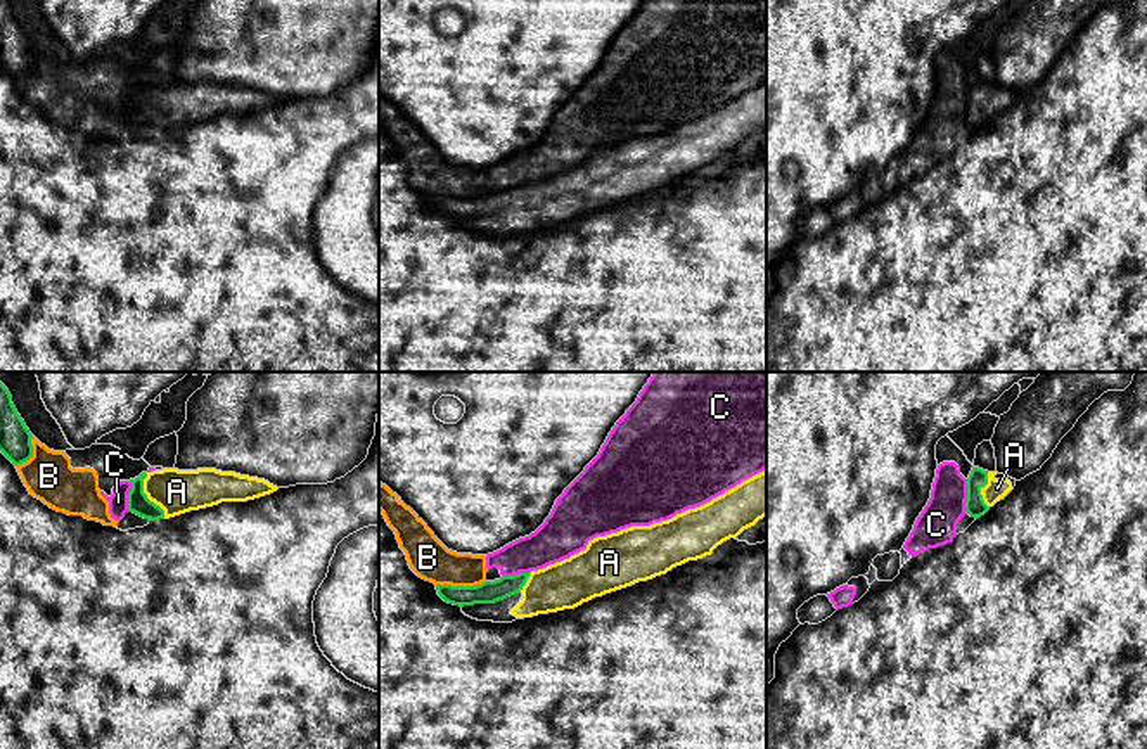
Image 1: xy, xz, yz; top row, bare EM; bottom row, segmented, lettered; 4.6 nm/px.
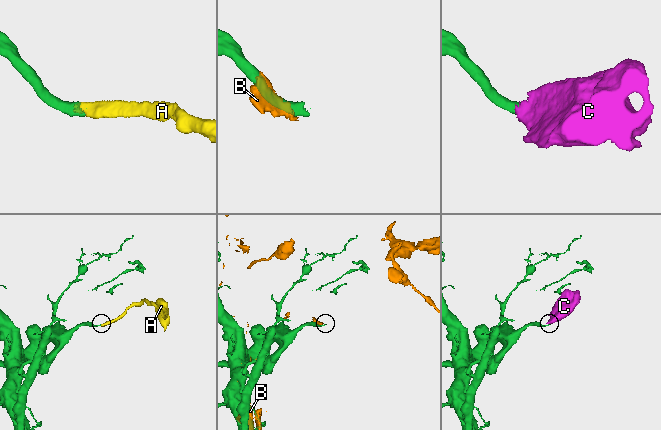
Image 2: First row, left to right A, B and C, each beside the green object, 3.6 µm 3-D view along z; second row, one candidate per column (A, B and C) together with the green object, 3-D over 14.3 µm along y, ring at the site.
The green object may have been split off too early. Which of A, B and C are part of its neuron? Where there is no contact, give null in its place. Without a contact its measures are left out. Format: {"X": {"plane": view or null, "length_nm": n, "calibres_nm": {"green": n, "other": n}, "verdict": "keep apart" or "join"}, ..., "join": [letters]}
{"A": {"plane": "xy", "length_nm": 240, "calibres_nm": {"green": 100, "other": 200}, "verdict": "join"}, "B": {"plane": "xz", "length_nm": 240, "calibres_nm": {"green": 110, "other": 190}, "verdict": "keep apart"}, "C": {"plane": "yz", "length_nm": 160, "calibres_nm": {"green": 100, "other": 190}, "verdict": "keep apart"}, "join": ["A"]}

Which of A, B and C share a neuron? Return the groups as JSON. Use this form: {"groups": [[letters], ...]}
{"groups": [["A"], ["B", "C"]]}

